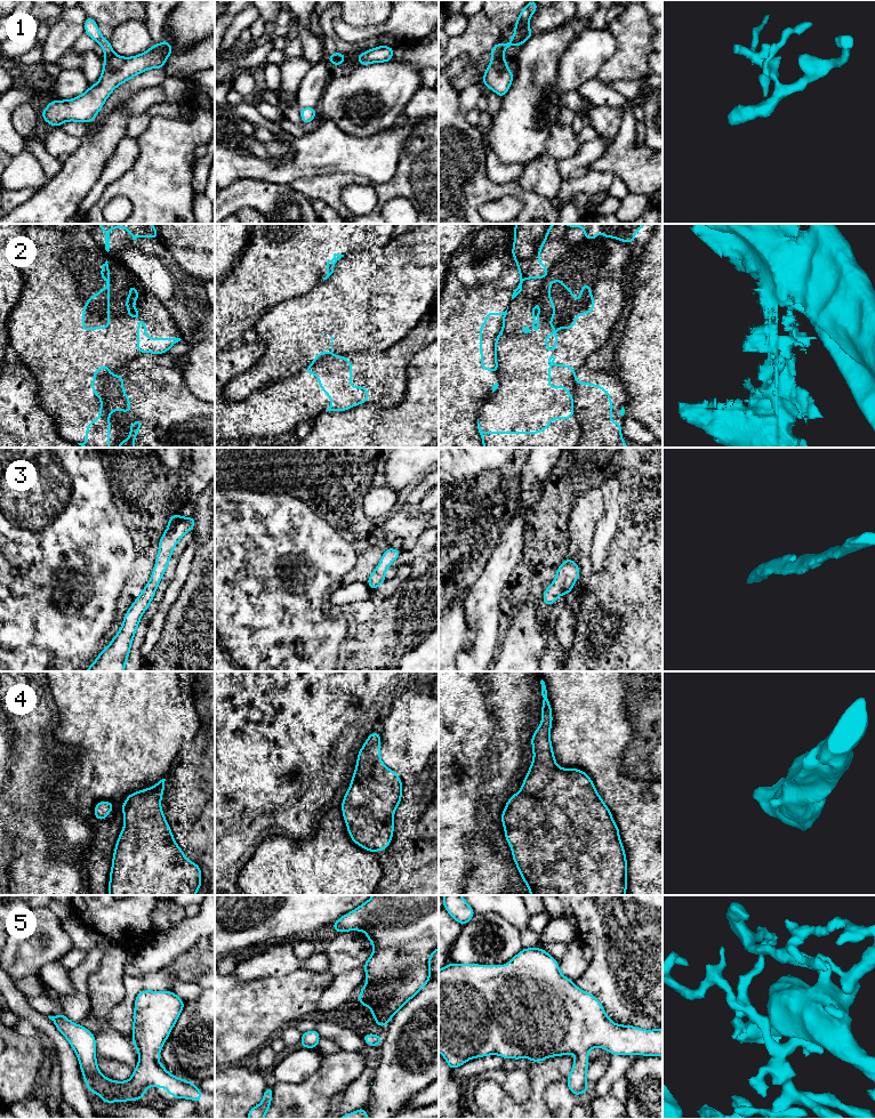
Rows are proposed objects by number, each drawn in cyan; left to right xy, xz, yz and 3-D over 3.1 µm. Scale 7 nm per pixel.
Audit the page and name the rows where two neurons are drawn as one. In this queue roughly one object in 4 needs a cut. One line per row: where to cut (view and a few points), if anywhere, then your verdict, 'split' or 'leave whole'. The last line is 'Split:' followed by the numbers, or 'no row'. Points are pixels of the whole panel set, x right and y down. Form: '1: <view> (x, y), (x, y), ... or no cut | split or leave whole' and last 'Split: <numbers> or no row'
1: xy (113, 53), (104, 59) | split
2: yz (575, 381), (572, 399), (579, 428), (577, 447) | split
3: no cut | leave whole
4: no cut | leave whole
5: no cut | leave whole
Split: 1, 2

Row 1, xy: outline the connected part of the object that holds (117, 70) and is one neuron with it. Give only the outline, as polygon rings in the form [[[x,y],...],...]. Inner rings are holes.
[[[168,40],[153,45],[148,50],[134,57],[111,55],[104,59],[101,79],[82,95],[67,100],[51,100],[42,111],[42,119],[59,127],[67,121],[91,122],[102,110],[111,92],[121,83],[148,69],[163,69],[166,59],[174,51]]]

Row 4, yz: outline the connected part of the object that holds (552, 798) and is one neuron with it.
[[[541,679],[541,724],[533,732],[533,759],[517,794],[501,813],[505,837],[530,895],[625,895],[627,861],[619,828],[592,779],[578,768],[560,768],[551,743],[552,708]]]

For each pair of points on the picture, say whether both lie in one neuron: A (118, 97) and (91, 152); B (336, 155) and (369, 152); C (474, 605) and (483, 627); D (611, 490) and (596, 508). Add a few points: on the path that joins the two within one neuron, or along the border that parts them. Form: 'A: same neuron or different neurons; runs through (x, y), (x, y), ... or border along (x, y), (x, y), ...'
A: different neurons; border along (123, 102), (90, 128)
B: same neuron; runs through (344, 154), (361, 154)
C: same neuron; runs through (480, 611), (483, 616), (483, 621)
D: different neurons; border along (599, 488), (605, 512)

